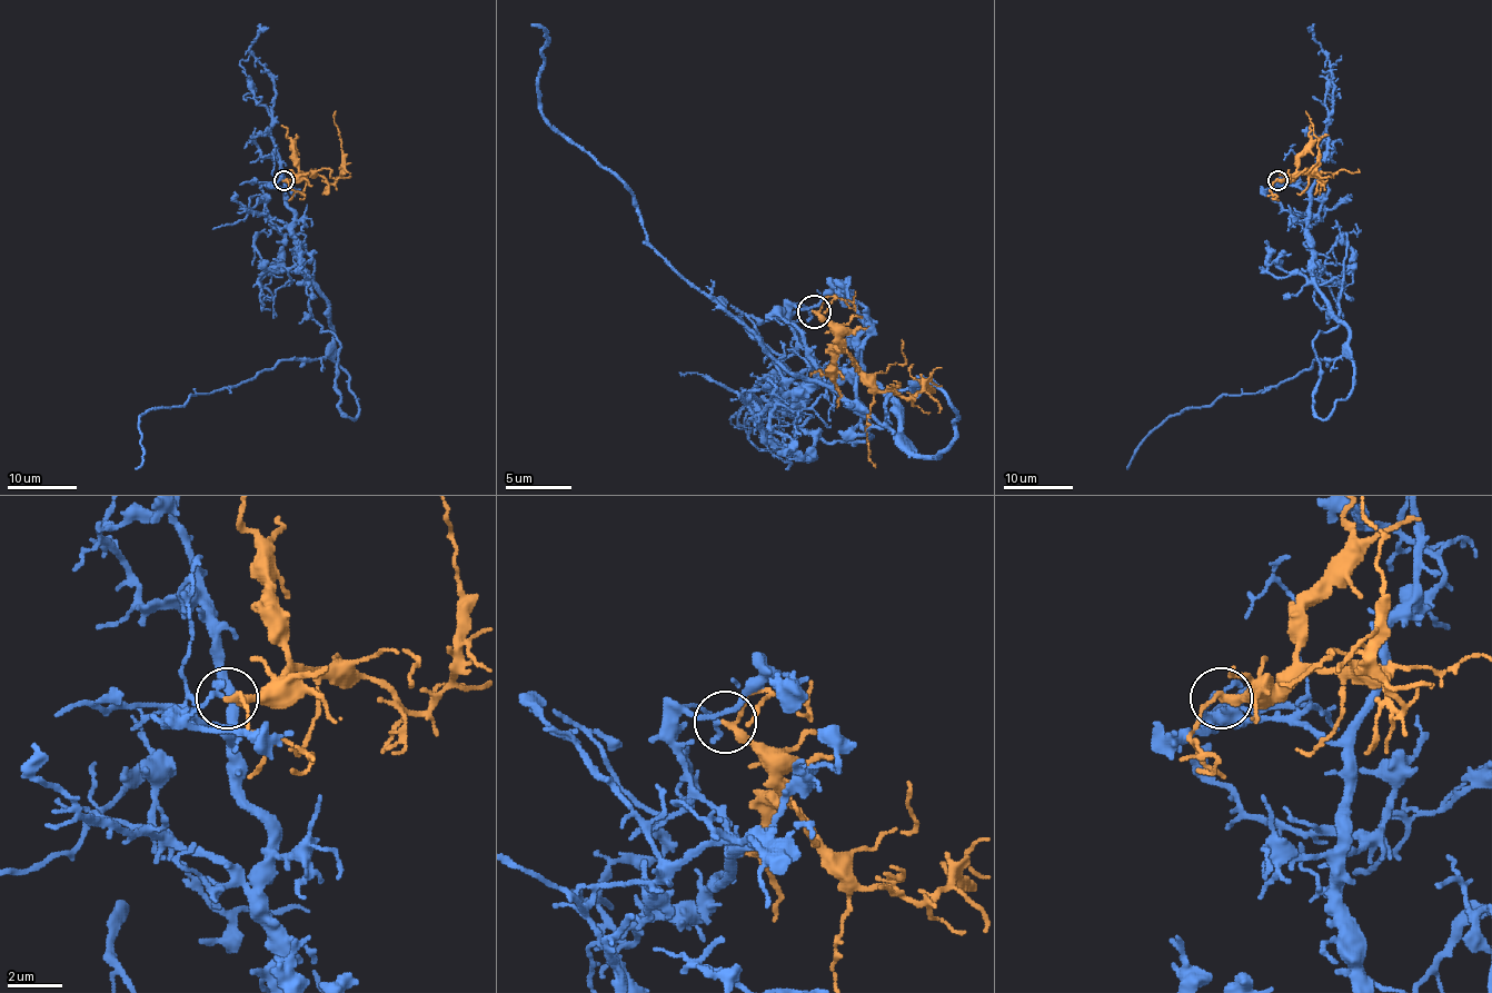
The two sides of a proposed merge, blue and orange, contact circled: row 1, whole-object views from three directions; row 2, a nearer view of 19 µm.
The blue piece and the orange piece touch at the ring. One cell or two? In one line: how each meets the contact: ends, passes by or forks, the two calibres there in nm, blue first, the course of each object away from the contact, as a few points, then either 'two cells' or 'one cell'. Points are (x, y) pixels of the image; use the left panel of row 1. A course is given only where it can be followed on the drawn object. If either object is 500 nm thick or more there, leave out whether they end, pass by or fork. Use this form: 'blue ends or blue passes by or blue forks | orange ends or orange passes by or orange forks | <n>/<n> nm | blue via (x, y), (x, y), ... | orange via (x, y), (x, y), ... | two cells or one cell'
blue ends | orange passes by | 190/240 nm | blue via (282, 180), (270, 186), (294, 212), (297, 260), (326, 301), (334, 346), (148, 409), (135, 468) | orange via (282, 180), (294, 180), (300, 174), (316, 174), (334, 184), (342, 171), (335, 111) | two cells

